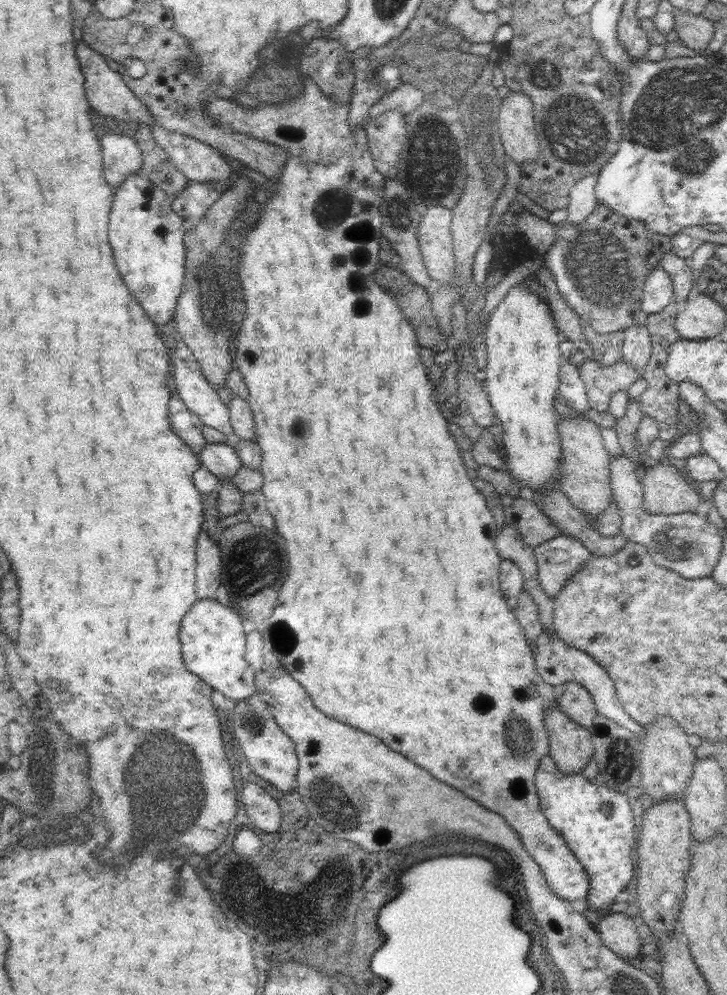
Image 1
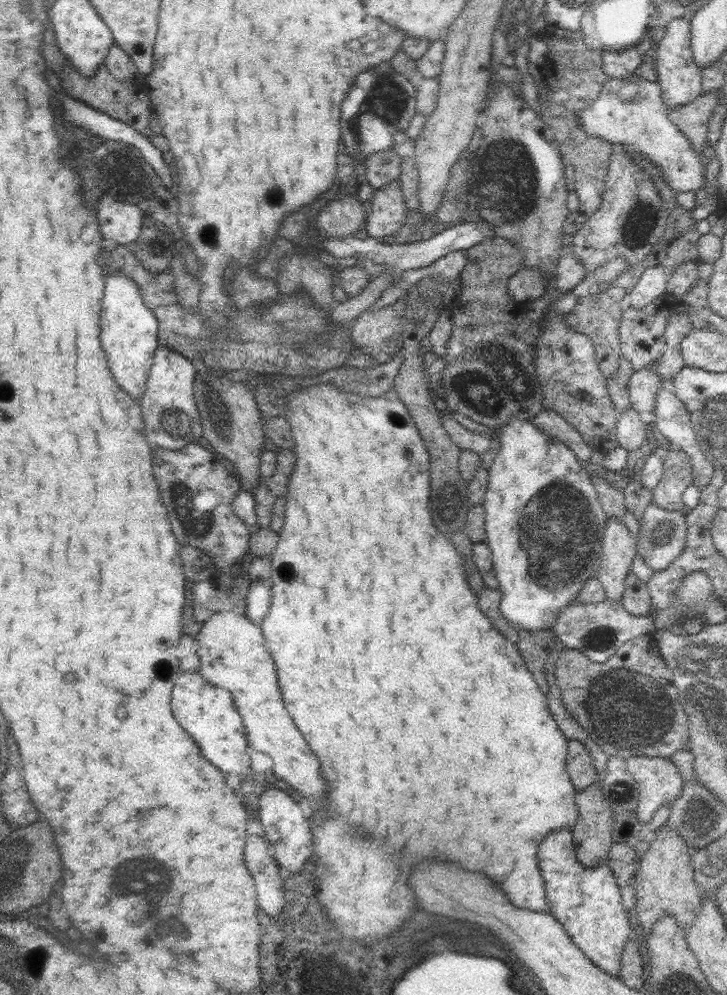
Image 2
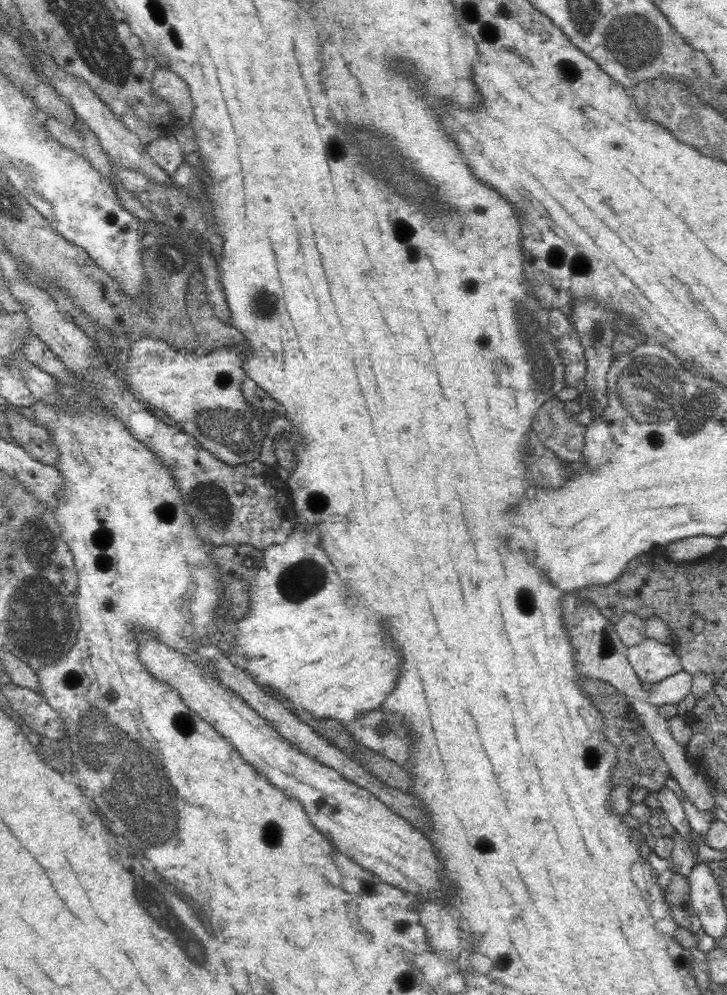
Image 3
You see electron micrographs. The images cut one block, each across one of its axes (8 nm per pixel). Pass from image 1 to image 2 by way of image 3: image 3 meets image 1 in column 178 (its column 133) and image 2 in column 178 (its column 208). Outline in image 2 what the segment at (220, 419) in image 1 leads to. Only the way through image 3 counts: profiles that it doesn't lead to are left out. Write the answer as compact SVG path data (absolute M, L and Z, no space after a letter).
M163 346L155 350L153 366L147 374L147 386L139 400L145 440L151 446L151 452L157 448L183 450L187 444L195 444L203 436L203 426L193 396L193 376L195 368L191 364L191 356L177 354L173 348Z

